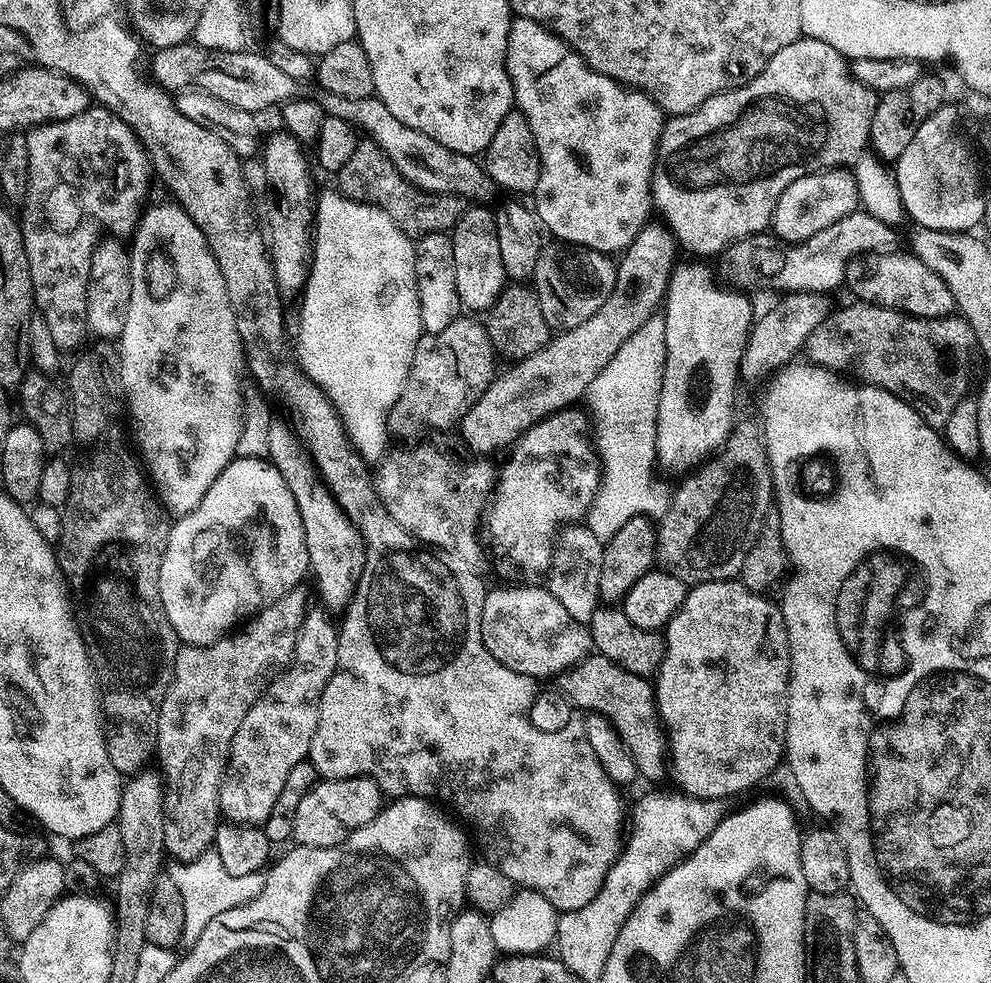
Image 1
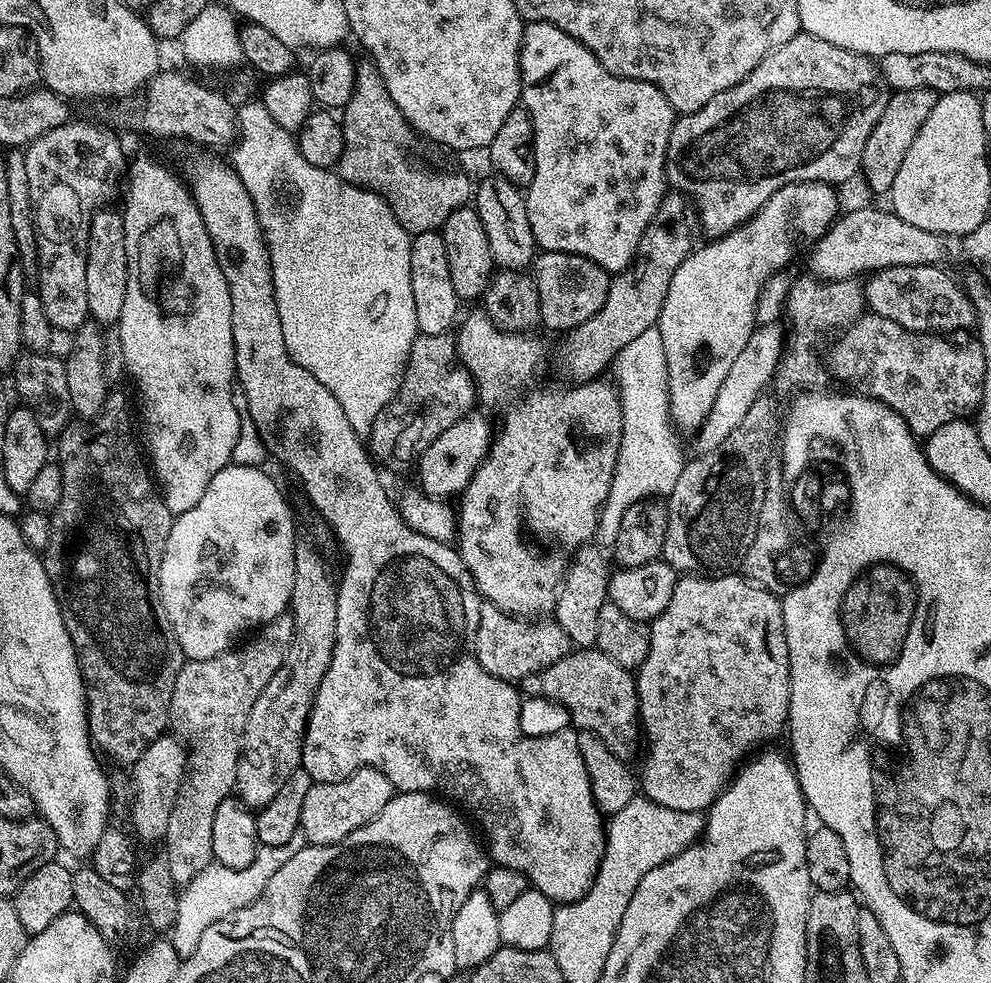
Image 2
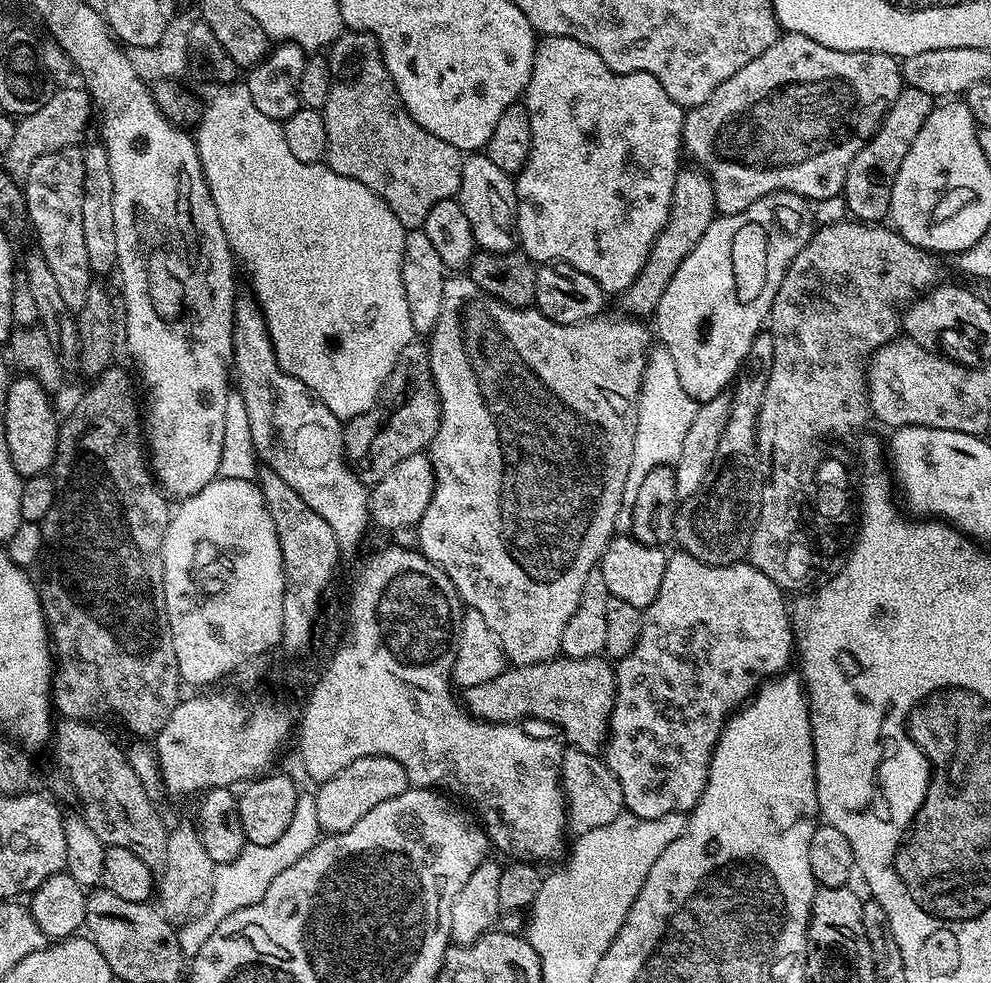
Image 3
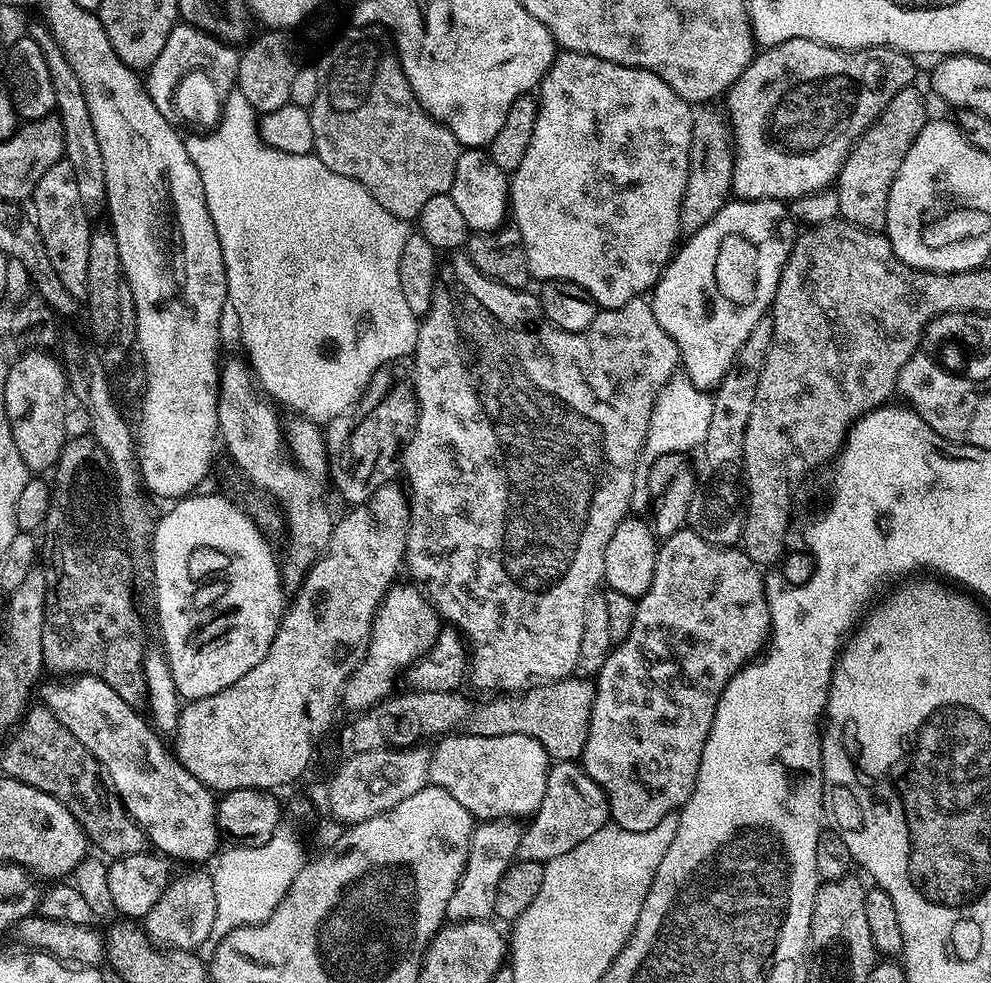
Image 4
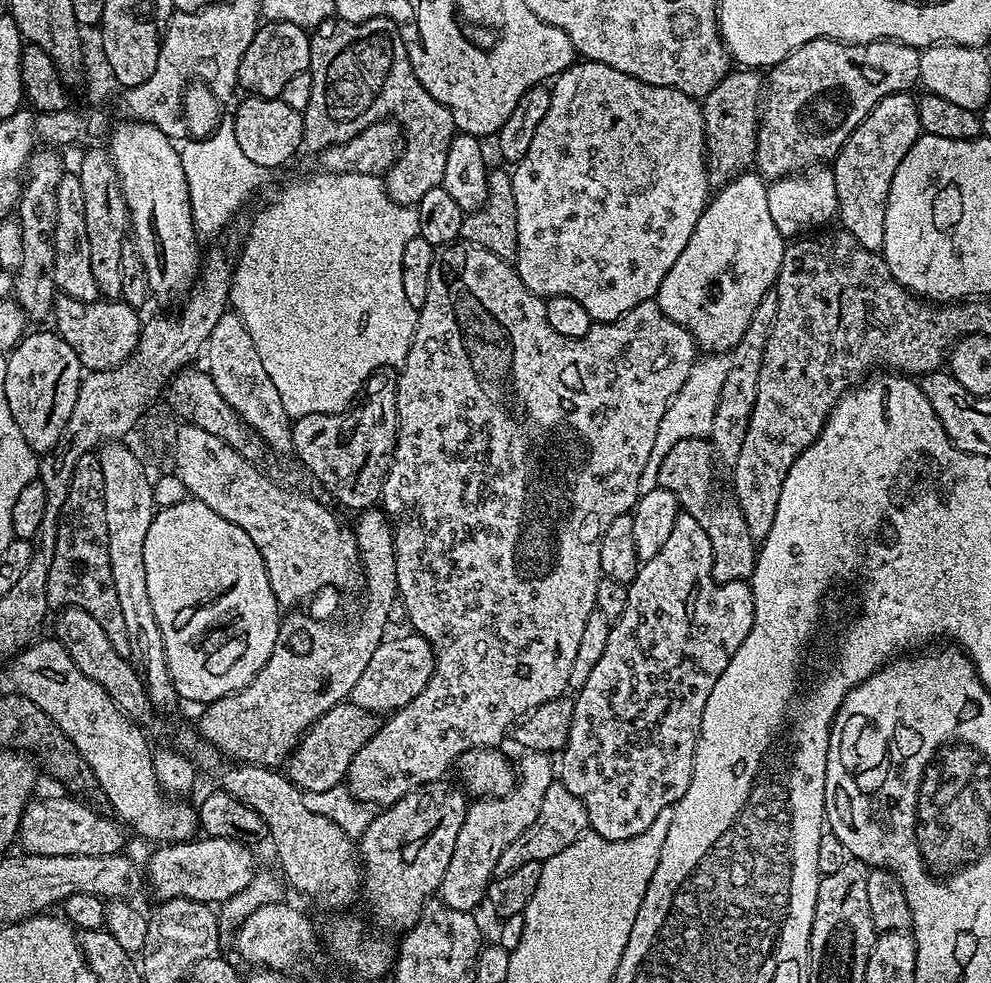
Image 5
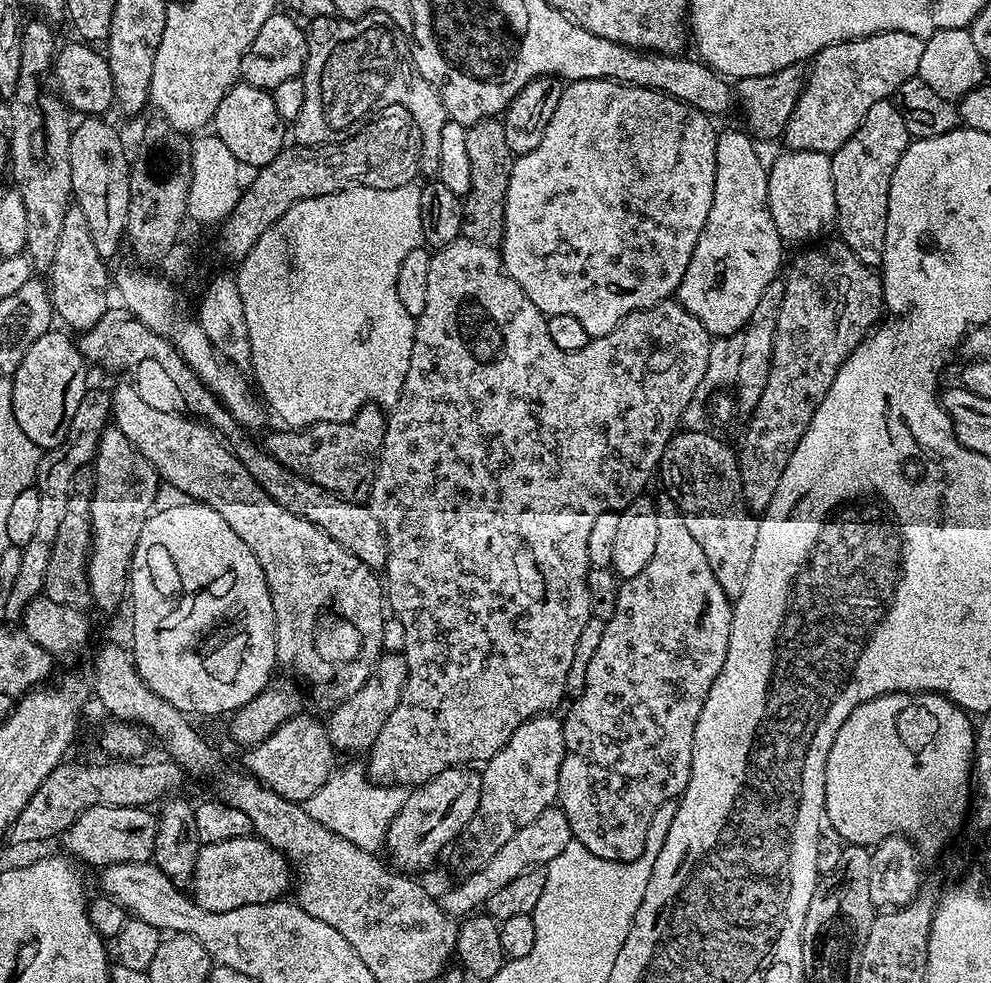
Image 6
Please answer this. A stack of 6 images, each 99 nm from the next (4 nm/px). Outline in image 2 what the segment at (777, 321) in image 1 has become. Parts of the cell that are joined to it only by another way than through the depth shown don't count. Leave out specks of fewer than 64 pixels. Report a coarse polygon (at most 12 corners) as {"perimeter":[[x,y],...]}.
{"perimeter":[[761,323],[726,373],[696,452],[718,450],[773,383],[783,323]]}

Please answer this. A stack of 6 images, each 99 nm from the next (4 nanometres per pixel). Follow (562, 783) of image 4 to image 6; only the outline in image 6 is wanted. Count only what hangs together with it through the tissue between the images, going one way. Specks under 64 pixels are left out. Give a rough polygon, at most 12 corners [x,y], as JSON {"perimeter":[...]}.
{"perimeter":[[558,806],[522,826],[482,870],[441,895],[473,915],[518,874],[546,866],[571,841]]}

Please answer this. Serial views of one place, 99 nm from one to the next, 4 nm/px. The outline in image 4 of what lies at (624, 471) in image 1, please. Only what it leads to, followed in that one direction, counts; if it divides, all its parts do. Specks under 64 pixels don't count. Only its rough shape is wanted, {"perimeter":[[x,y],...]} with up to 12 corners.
{"perimeter":[[686,375],[656,393],[642,453],[699,449],[712,396]]}

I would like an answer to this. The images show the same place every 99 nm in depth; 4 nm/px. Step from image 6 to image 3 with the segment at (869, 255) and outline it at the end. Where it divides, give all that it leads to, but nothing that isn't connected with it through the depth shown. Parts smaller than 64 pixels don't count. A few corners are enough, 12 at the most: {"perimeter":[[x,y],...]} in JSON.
{"perimeter":[[901,87],[854,154],[842,200],[880,222],[934,97]]}

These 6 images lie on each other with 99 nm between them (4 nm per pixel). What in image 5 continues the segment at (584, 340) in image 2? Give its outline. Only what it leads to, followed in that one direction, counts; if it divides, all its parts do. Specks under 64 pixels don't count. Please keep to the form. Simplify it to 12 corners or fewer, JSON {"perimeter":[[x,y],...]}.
{"perimeter":[[732,70],[703,97],[708,183],[753,167],[766,80]]}

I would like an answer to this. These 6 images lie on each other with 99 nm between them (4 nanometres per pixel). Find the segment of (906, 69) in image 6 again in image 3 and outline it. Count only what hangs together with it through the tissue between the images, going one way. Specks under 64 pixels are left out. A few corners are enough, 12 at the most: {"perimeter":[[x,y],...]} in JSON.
{"perimeter":[[784,32],[684,114],[717,213],[841,195],[900,60]]}

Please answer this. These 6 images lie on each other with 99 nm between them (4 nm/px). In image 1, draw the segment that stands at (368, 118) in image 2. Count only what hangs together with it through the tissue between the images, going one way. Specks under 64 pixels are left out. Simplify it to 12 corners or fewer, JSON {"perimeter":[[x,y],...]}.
{"perimeter":[[369,138],[338,173],[346,198],[419,238],[451,233],[460,196],[424,192]]}

